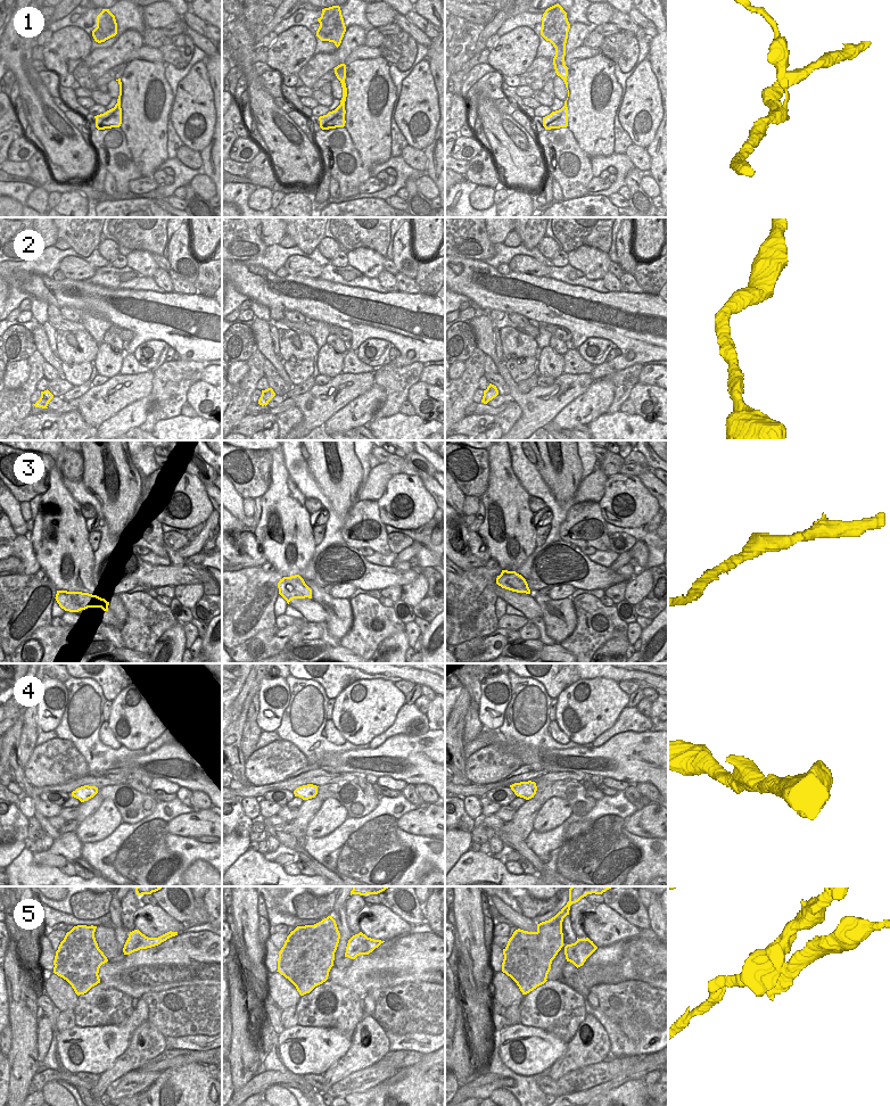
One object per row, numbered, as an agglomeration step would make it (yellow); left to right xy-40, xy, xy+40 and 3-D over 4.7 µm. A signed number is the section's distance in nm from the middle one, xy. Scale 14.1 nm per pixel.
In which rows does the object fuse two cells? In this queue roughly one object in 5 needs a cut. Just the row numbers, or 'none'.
5

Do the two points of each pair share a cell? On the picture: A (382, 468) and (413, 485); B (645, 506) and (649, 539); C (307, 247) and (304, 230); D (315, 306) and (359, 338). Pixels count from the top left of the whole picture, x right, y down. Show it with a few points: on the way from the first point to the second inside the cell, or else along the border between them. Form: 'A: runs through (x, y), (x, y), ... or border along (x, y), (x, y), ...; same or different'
A: border along (392, 476), (378, 500); different
B: border along (616, 525), (621, 527), (642, 527); different
C: runs through (307, 242), (307, 234); same
D: runs through (328, 306), (337, 311), (352, 325); same

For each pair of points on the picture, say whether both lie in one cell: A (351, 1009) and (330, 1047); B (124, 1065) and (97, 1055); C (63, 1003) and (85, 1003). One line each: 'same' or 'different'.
A: different
B: different
C: different

